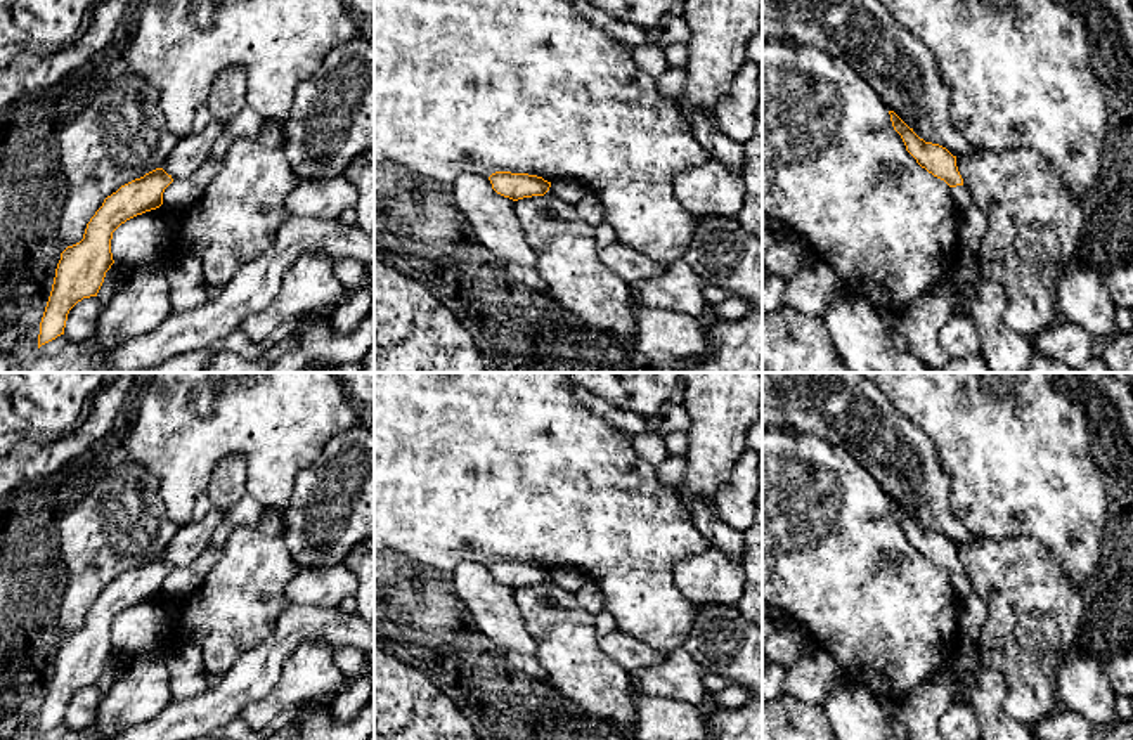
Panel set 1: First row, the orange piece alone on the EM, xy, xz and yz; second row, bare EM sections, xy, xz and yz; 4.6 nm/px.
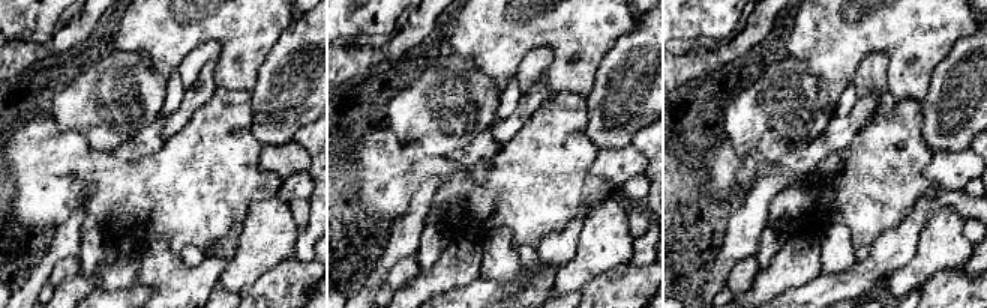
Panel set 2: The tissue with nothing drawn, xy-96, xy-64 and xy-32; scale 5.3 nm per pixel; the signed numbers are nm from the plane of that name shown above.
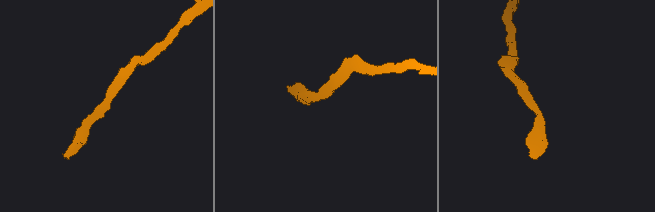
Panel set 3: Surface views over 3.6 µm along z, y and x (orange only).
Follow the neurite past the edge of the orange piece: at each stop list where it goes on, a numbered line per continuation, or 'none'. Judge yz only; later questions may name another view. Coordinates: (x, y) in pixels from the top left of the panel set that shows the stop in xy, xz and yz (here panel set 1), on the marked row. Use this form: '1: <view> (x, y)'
none

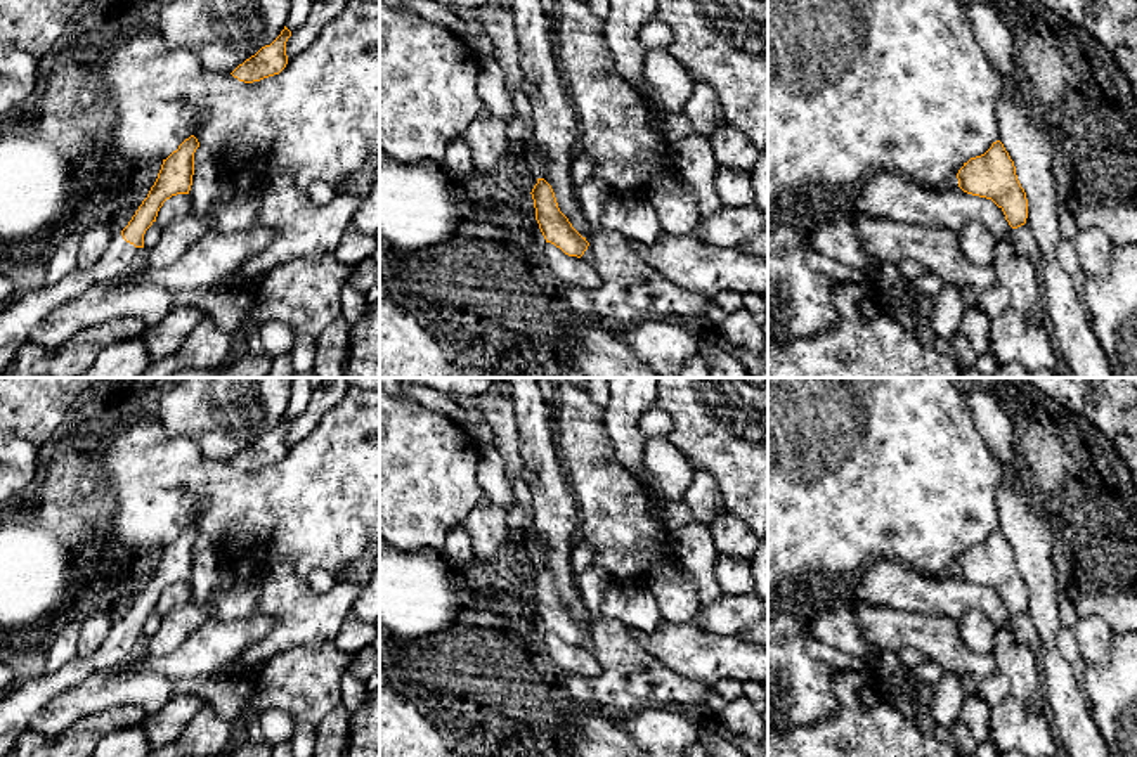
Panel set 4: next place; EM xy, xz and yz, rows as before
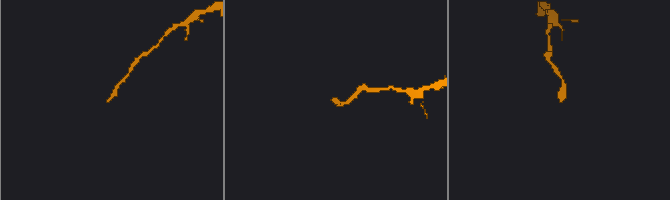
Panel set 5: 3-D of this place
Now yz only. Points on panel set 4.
none

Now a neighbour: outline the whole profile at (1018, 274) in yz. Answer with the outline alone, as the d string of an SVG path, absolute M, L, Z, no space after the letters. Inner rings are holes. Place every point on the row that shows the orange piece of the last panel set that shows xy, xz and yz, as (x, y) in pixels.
M998 241L991 267L997 284L1009 291L1009 305L1028 324L1042 324L1043 296L1040 267L1030 256L1019 255L1005 241Z

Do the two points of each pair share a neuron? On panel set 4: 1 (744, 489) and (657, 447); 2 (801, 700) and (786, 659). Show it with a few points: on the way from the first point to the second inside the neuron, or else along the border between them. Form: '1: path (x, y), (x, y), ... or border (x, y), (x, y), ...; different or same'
1: border (662, 435), (695, 472); different
2: path (796, 690), (786, 676), (786, 669); same

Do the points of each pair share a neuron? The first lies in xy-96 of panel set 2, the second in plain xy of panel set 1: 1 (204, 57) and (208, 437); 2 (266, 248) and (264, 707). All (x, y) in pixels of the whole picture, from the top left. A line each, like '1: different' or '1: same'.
1: different
2: same

